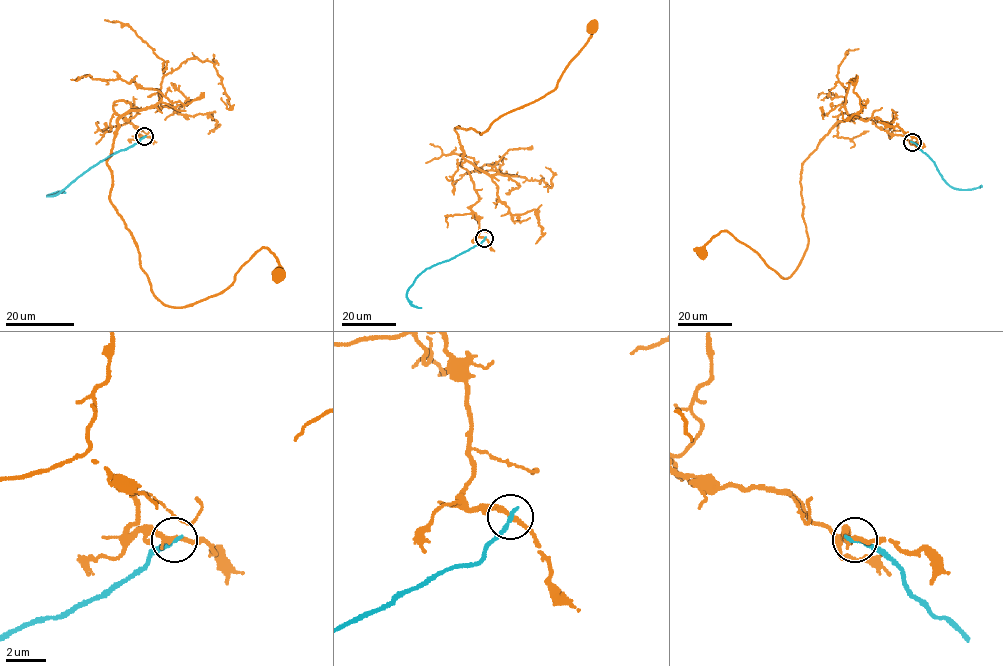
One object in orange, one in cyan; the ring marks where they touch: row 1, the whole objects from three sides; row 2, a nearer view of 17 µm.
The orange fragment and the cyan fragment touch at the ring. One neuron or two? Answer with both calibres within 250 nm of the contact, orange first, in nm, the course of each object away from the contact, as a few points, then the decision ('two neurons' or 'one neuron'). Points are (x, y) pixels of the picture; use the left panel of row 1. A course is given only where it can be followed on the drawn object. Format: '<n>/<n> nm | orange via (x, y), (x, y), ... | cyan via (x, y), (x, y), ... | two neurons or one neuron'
240/240 nm | orange via (144, 136), (127, 121), (135, 107), (116, 100), (110, 202), (162, 302), (219, 294), (262, 248), (275, 273) | cyan via (144, 136), (100, 161), (59, 193), (47, 196), (65, 192) | two neurons

